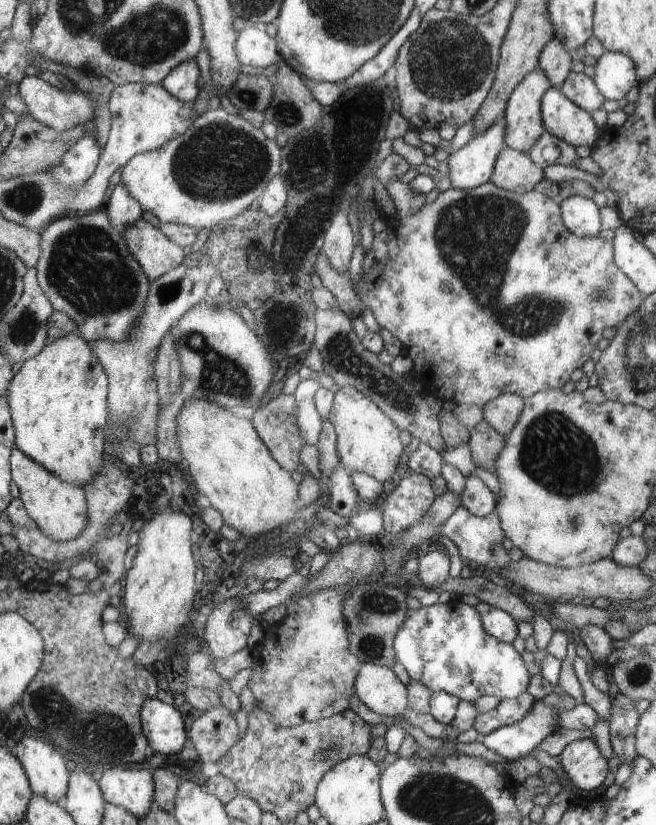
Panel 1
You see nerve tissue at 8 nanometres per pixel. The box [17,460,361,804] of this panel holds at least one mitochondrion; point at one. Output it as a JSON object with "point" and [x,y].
{"point":[68,716]}

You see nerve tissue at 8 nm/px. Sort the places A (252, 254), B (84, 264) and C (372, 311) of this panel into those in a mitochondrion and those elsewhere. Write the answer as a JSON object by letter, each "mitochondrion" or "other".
{"A":"mitochondrion","B":"mitochondrion","C":"other"}

